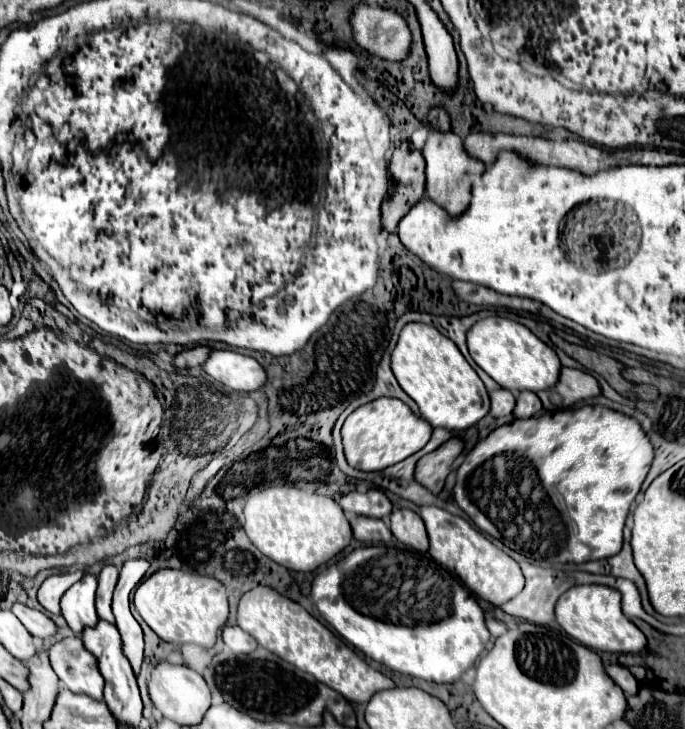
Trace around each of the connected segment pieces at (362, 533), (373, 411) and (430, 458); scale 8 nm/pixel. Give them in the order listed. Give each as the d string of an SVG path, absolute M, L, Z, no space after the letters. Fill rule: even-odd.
M351 514L349 522L351 522L351 528L353 528L353 536L359 542L367 542L367 544L389 544L391 538L393 538L389 526L383 520Z
M377 398L369 404L359 406L347 416L341 436L347 462L357 470L383 470L393 466L407 456L419 452L431 438L433 428L423 418L415 416L407 404L393 398Z
M451 438L441 448L431 454L425 454L415 468L415 478L429 488L433 494L439 494L445 486L445 478L449 476L455 458L463 452L463 442L459 438Z

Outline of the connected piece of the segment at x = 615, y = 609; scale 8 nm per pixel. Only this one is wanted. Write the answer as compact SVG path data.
M573 586L565 594L559 596L555 604L555 620L557 624L579 644L601 650L601 652L617 652L617 654L635 654L645 648L643 632L629 622L621 612L621 594L609 586Z

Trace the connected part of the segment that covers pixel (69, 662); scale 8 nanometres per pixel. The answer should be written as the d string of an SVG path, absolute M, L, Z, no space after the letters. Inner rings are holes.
M71 636L53 644L49 658L65 688L75 694L87 694L95 700L103 700L103 678L97 670L93 654L85 650L79 636Z

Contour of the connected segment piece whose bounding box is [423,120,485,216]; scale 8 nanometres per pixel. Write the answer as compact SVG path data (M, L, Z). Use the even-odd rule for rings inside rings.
M423 120L423 126L427 128L427 142L423 148L423 156L427 162L427 188L425 194L433 198L439 206L443 206L449 214L457 216L461 214L467 204L469 204L469 190L471 190L471 180L485 170L485 164L479 160L473 160L467 156L463 150L463 140L453 134L453 132L441 132L429 124L429 120Z

